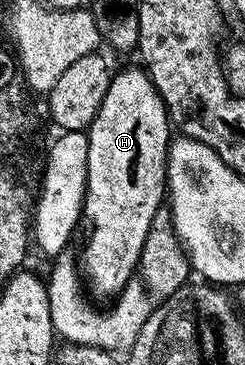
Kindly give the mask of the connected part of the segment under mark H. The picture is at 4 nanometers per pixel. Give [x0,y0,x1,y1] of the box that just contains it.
[83,67,170,297]

